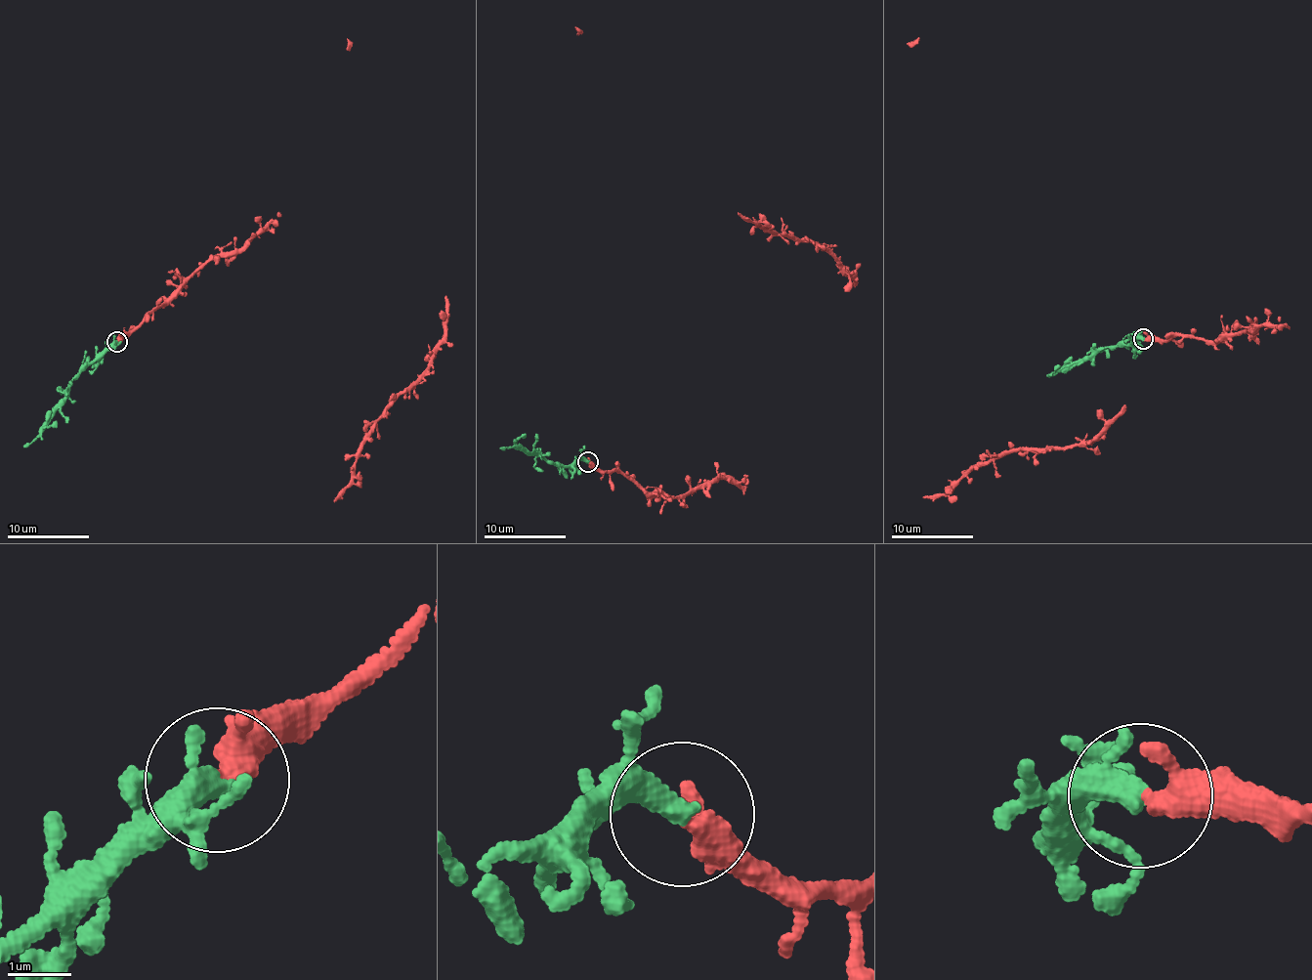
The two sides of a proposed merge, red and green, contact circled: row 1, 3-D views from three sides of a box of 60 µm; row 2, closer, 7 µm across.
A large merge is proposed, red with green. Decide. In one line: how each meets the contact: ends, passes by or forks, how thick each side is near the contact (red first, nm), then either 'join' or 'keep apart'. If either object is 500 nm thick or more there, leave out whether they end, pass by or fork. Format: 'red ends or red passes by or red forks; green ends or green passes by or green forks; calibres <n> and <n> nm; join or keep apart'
red passes by; green passes by; calibres 280 and 280 nm; join

